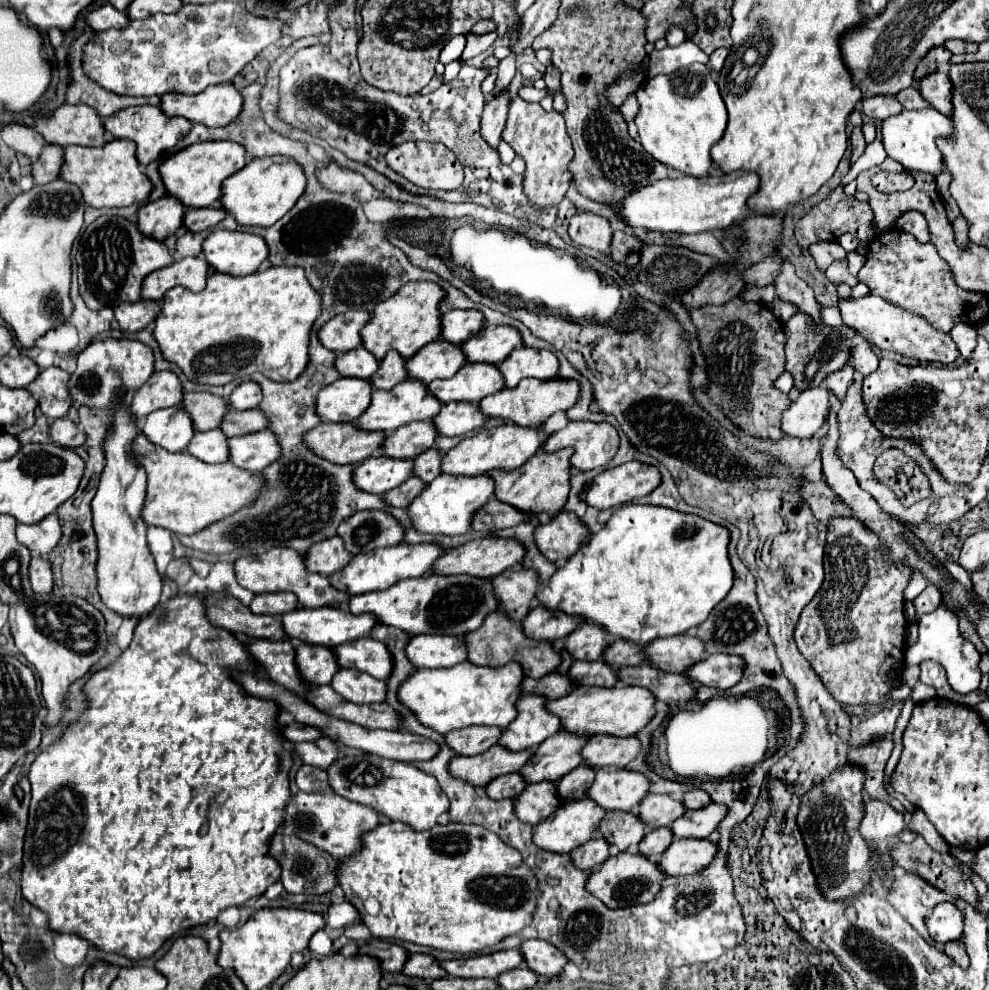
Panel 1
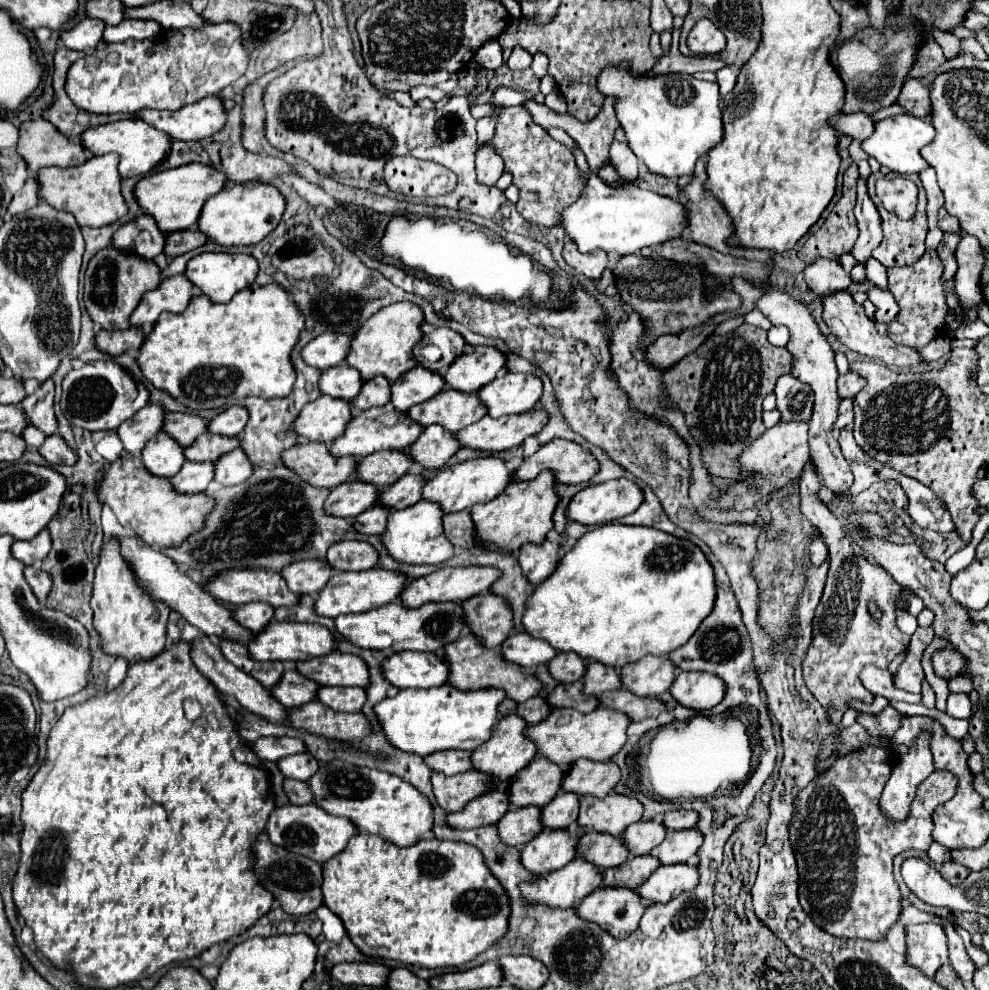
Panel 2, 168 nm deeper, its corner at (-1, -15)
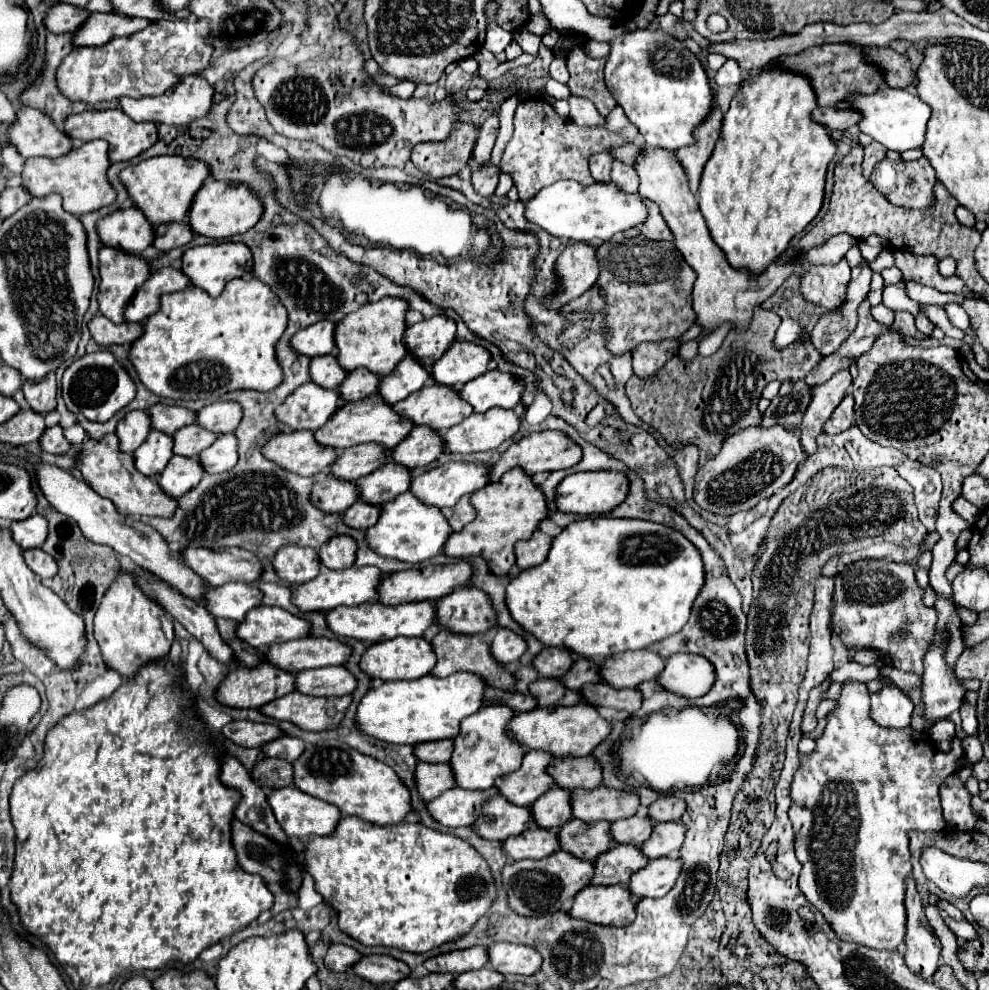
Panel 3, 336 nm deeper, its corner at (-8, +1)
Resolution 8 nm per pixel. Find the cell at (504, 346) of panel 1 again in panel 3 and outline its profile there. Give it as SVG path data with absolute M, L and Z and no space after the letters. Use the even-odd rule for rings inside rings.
M453 342L451 348L433 364L431 378L439 386L459 388L467 380L487 370L491 356L483 346L473 342Z

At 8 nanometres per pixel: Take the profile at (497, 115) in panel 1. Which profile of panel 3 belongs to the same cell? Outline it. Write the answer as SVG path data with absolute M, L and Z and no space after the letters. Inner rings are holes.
M485 164L485 166L477 168L473 172L473 180L471 180L475 192L481 194L483 198L491 198L497 188L497 176L499 176L499 172L493 164Z

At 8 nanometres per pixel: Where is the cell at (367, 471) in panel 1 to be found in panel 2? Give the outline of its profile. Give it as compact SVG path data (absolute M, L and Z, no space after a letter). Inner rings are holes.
M344 482L336 488L332 488L328 500L326 500L326 510L334 516L342 518L356 518L364 510L372 508L380 496L380 490L370 484L370 482Z

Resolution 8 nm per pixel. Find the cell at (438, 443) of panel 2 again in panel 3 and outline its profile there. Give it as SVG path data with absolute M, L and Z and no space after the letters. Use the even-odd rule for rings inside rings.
M413 428L411 434L391 450L391 462L407 470L423 468L443 454L443 448L439 448L439 440L441 436L435 436L435 432L427 432L427 428Z

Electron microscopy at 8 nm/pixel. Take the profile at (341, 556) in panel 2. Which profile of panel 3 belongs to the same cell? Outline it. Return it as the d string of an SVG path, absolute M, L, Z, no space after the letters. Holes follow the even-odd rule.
M335 536L319 550L319 560L323 566L331 570L345 570L351 568L355 562L357 544L349 536Z

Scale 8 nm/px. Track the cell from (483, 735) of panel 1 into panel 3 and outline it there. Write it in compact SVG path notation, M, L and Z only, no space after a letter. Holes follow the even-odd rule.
M451 740L423 742L423 744L415 744L413 748L415 748L413 754L415 754L421 762L439 764L439 762L447 762L447 760L451 758Z

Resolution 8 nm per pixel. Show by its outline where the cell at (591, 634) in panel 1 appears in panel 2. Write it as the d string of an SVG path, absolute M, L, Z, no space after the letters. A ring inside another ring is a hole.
M558 652L548 662L548 668L558 682L576 682L586 672L586 660L582 656L576 656L574 652Z

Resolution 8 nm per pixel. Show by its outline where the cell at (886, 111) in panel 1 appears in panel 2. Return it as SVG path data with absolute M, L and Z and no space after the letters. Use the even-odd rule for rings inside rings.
M854 112L854 114L840 114L840 116L834 116L830 120L830 124L834 128L838 128L840 134L846 134L846 136L852 136L852 138L858 138L858 140L866 140L868 136L874 134L874 120L872 116L864 114L864 112Z

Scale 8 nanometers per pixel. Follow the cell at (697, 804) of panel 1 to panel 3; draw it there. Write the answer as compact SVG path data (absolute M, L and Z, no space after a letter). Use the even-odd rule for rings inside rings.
M661 796L647 810L647 818L651 818L653 822L675 822L681 814L683 800L679 800L677 796Z

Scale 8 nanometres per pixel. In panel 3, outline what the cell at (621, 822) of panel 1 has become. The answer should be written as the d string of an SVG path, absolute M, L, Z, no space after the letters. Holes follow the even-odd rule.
M571 820L565 826L559 828L557 838L561 850L573 854L581 860L595 860L599 852L605 852L609 846L613 846L613 840L609 836L611 824L599 822L599 824L583 824L581 820Z

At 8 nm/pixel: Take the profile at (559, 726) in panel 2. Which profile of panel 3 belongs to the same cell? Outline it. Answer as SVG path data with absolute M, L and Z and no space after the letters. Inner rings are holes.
M573 704L573 706L559 706L559 708L533 708L523 714L515 714L507 724L507 732L525 748L529 750L543 750L553 758L567 758L567 756L587 756L591 750L603 742L609 732L611 724L601 718L597 708L591 704Z

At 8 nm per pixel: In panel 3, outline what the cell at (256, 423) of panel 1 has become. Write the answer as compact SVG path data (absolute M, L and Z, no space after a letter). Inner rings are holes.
M189 424L173 434L173 454L195 458L203 448L209 448L215 438L217 436L213 432L207 432L197 424Z

